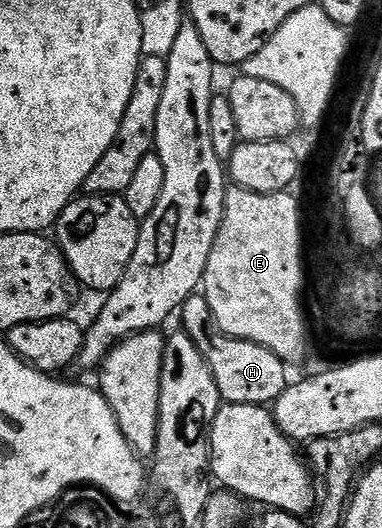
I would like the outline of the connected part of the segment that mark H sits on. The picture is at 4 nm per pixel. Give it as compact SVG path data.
M201 293L191 295L190 300L180 309L182 315L181 330L200 349L206 359L206 364L212 369L212 377L218 386L218 392L226 403L240 405L273 404L275 399L284 393L288 385L286 379L287 364L282 362L276 353L264 349L255 343L245 343L242 339L233 339L231 335L224 335L212 326L210 307L206 304L206 296Z

